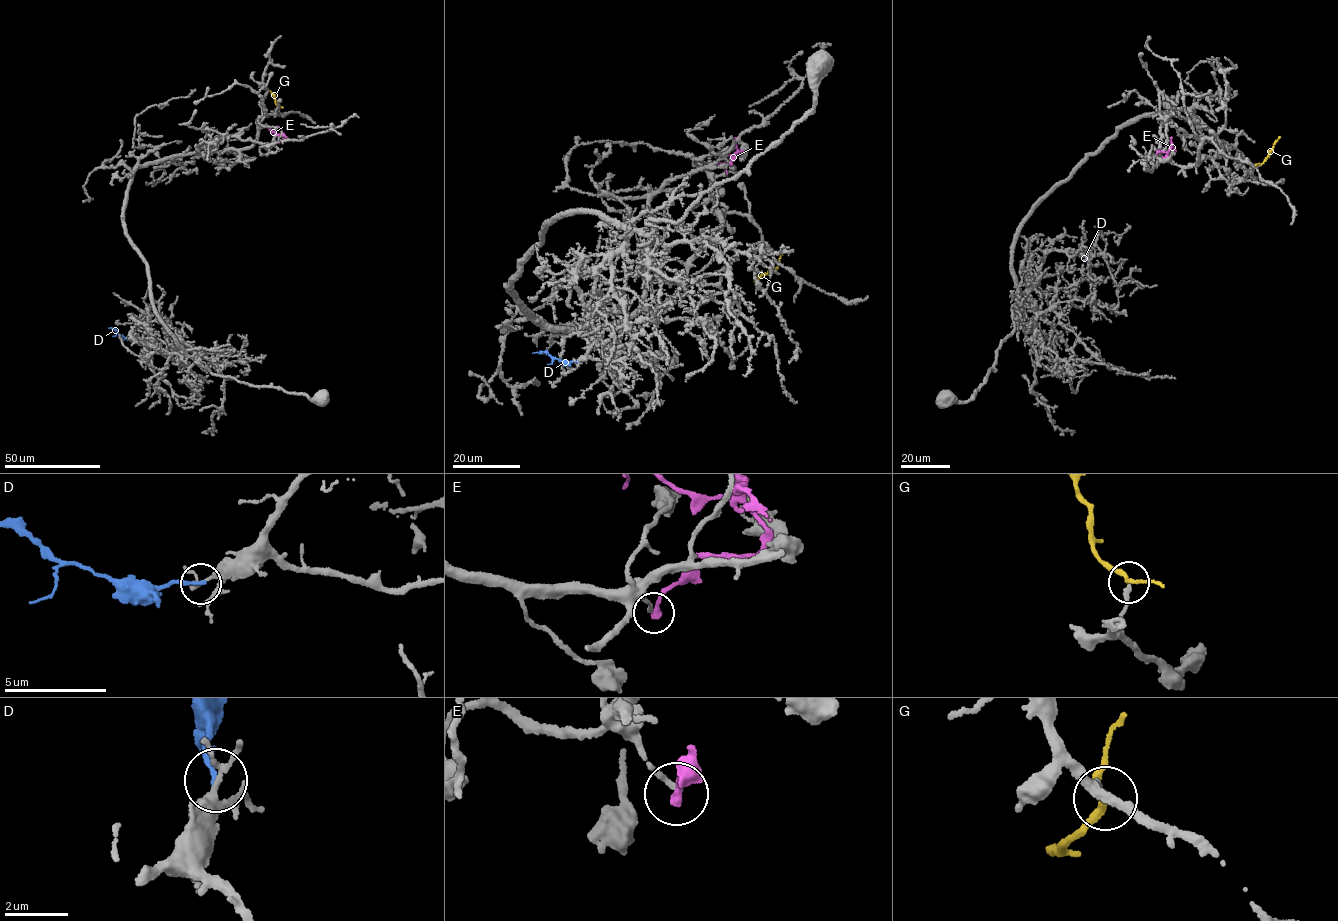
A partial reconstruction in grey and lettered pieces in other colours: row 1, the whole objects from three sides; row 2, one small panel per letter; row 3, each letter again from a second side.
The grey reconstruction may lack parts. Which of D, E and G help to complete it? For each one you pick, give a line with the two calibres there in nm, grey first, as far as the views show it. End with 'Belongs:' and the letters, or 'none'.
G: 200 nm thick on the grey side, 200 nm on the other
Belongs: G

